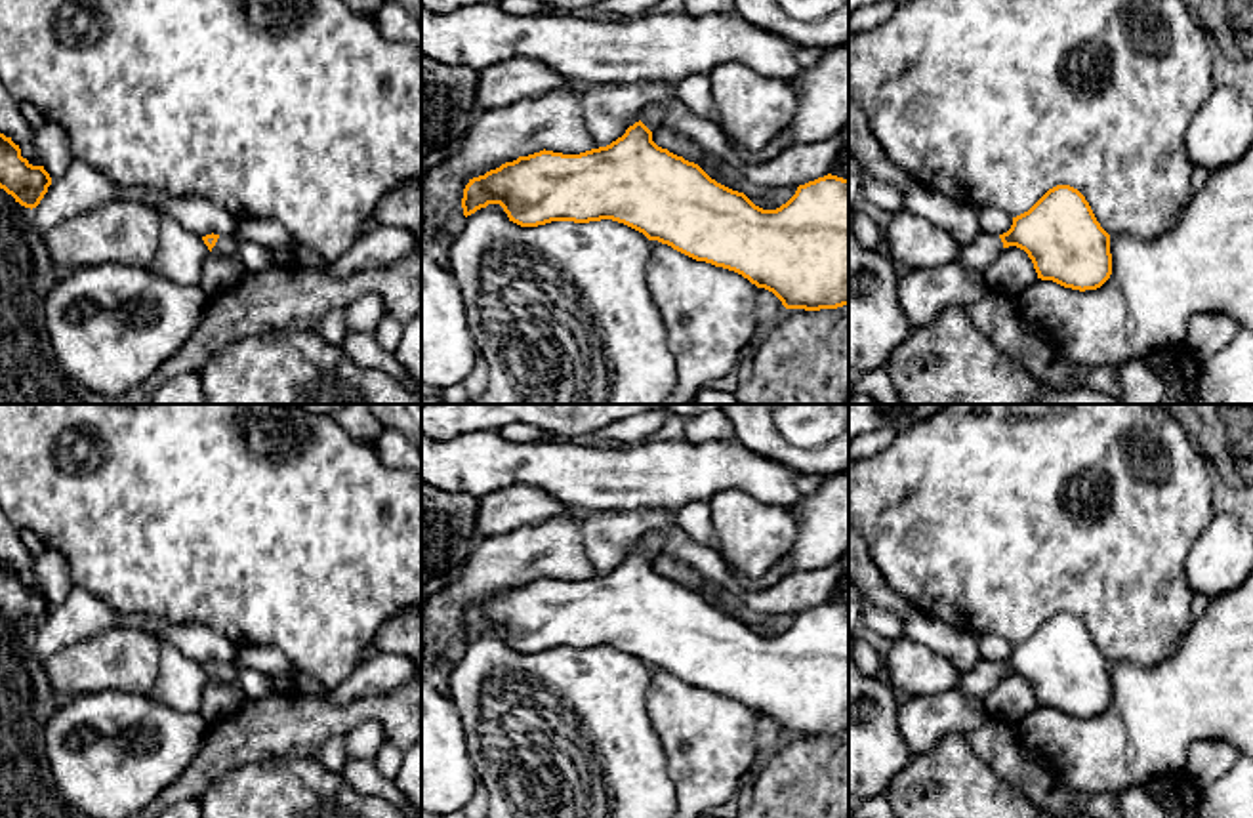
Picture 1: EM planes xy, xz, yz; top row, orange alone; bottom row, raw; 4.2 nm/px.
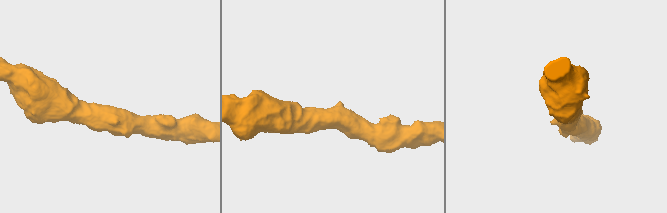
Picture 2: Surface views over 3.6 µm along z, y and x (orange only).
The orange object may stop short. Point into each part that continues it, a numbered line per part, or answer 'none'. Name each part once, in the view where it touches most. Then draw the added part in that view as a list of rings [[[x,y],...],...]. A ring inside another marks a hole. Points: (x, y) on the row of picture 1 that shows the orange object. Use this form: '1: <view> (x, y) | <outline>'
1: xy (225, 245) | [[[219,235],[216,246],[212,248],[212,254],[217,254],[217,256],[231,256],[231,257],[238,257],[238,248],[233,240],[233,236],[225,236],[225,235]]]

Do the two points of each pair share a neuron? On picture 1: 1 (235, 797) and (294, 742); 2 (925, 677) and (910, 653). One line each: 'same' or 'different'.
1: different
2: same

